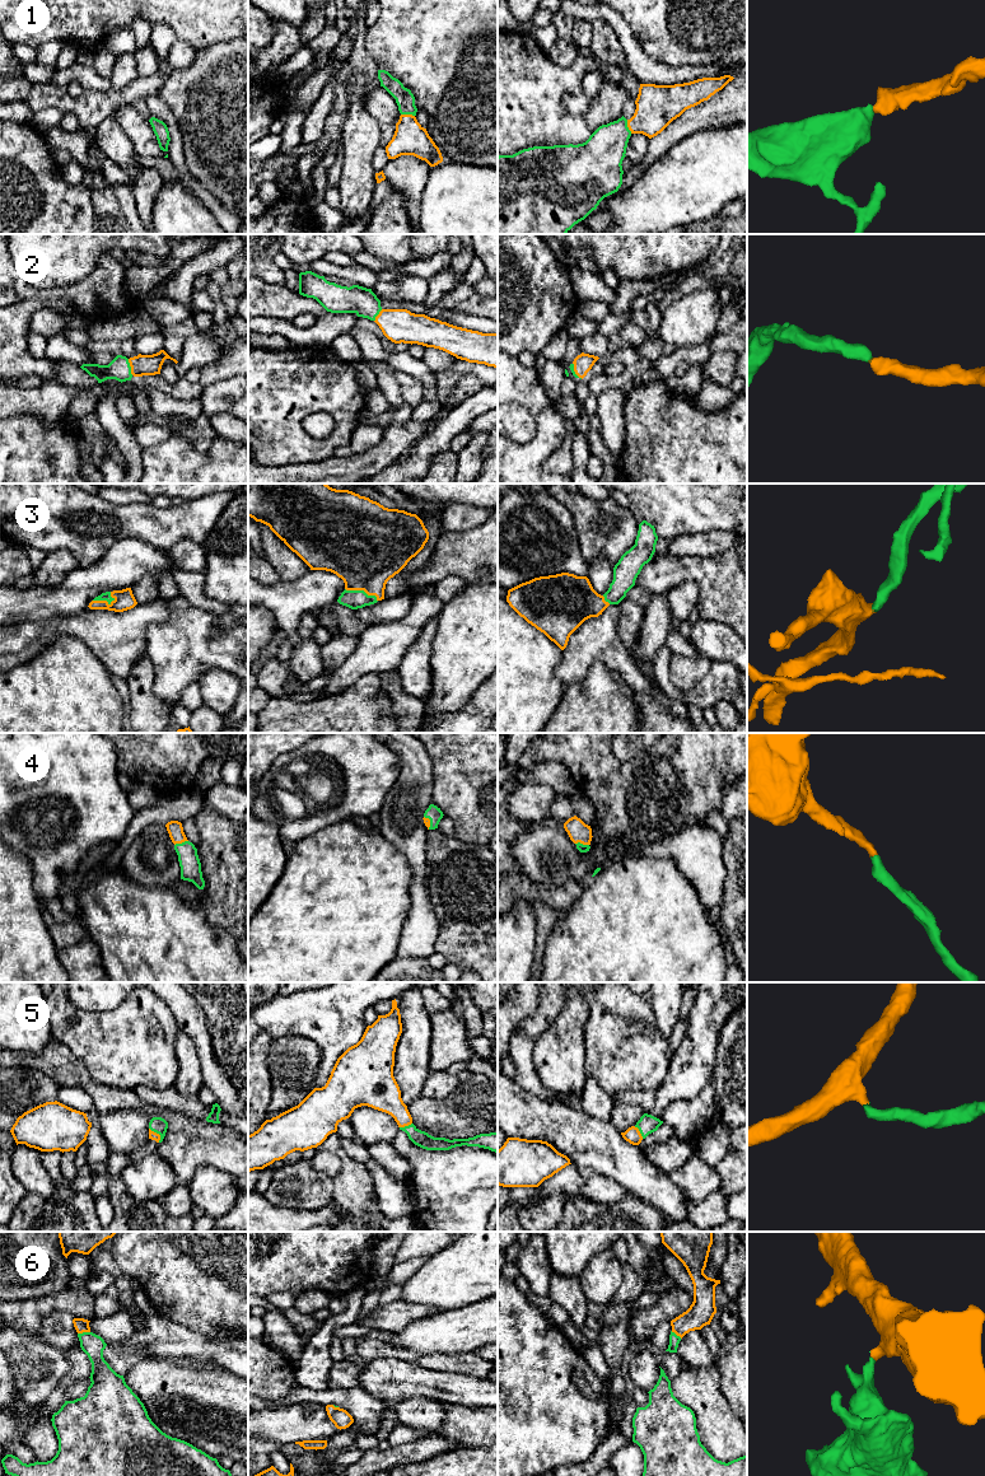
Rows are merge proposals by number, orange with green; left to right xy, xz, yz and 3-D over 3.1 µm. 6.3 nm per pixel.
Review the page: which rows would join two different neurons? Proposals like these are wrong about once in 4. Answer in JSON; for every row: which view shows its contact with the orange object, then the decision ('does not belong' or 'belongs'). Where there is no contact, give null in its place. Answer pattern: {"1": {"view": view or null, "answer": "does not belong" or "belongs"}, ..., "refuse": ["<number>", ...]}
{"1": {"view": "xz", "answer": "belongs"}, "2": {"view": "xy", "answer": "belongs"}, "3": {"view": "xz", "answer": "belongs"}, "4": {"view": "xy", "answer": "belongs"}, "5": {"view": "xy", "answer": "belongs"}, "6": {"view": "xy", "answer": "belongs"}, "refuse": []}

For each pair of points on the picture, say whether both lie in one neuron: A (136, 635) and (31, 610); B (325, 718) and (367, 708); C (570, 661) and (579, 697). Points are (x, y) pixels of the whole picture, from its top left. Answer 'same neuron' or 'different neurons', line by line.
A: different neurons
B: same neuron
C: different neurons

